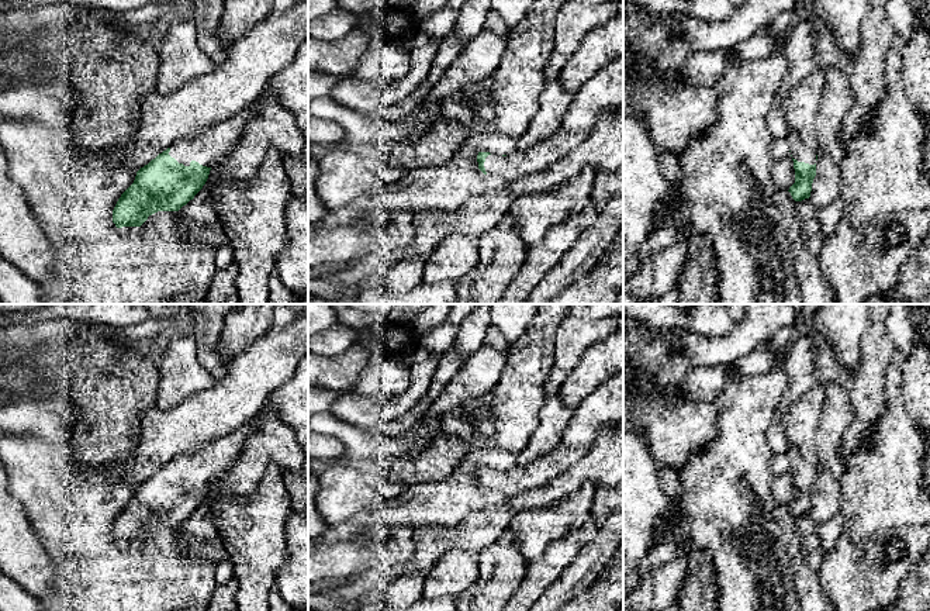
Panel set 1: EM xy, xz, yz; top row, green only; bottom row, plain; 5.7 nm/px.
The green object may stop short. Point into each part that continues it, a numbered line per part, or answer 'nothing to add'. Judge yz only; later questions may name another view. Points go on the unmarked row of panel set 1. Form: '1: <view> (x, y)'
1: yz (799, 465)

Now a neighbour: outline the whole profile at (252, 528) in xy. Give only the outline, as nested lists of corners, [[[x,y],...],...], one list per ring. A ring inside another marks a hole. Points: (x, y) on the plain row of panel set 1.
[[[269,466],[250,496],[217,497],[211,512],[234,566],[239,611],[269,611],[269,594],[288,559],[286,524],[293,512],[281,470]]]

